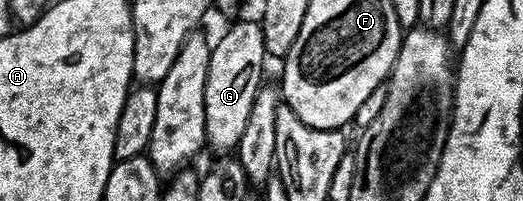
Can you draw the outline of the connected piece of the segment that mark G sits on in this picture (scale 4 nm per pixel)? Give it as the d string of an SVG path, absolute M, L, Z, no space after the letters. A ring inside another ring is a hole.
M251 19L235 23L219 40L214 40L209 57L209 73L205 77L206 146L217 153L231 153L238 148L241 133L249 122L249 112L263 79L263 62L269 56L265 49L262 26ZM263 79L263 80L262 80Z

